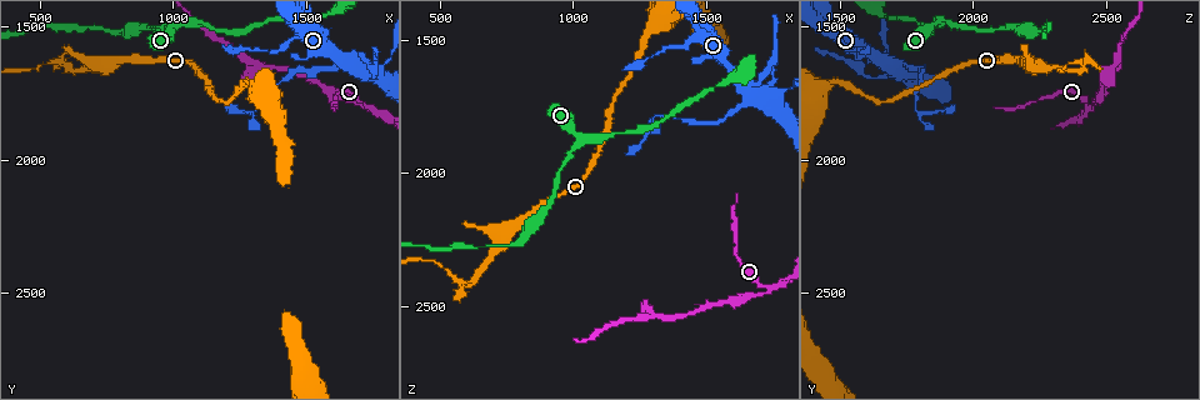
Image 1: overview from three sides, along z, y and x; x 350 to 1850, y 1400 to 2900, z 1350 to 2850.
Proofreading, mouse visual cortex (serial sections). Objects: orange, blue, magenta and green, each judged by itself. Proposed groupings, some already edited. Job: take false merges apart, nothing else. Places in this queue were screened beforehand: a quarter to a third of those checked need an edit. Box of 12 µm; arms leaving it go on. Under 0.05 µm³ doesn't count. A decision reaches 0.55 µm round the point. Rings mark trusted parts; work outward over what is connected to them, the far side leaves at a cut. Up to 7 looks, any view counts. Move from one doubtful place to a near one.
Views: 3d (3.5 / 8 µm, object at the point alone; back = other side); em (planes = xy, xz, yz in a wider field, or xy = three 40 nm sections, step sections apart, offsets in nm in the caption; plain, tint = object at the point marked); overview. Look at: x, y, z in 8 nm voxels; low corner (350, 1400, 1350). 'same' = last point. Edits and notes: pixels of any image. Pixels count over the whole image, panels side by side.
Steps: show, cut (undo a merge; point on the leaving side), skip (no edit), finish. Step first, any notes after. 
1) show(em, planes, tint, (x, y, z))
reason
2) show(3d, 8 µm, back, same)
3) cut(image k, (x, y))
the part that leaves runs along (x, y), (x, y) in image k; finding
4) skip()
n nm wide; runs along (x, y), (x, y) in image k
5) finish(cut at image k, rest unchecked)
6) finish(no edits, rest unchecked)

show(3d, 3.5 µm, (1670, 1640, 1730))
arms run side by side

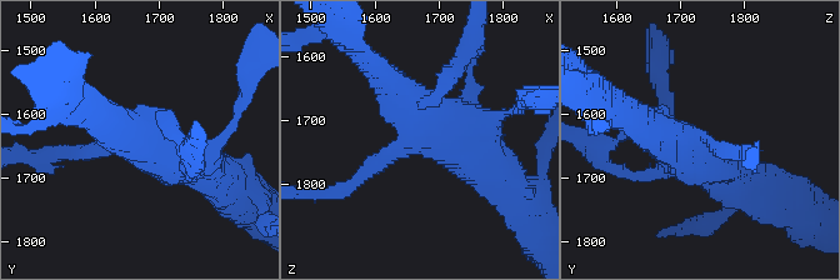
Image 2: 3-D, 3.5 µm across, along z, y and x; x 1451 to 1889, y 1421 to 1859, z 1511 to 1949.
show(em, xy, step 2, tint, (1670, 1645, 1720))

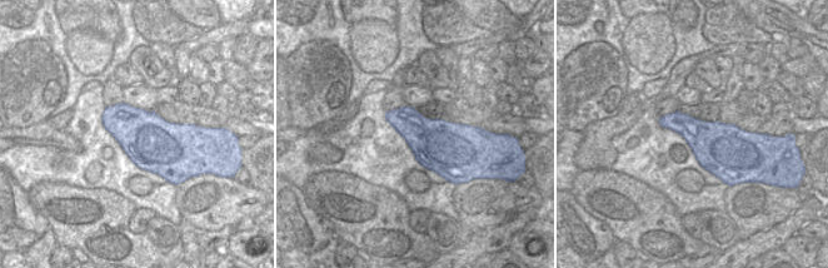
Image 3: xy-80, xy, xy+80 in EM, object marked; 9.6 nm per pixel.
skip()
runs along (368, 61), (418, 115), (483, 158) in image 2; one cell here

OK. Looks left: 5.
show(3d, 8 µm, (1320, 1820, 1780))
abrupt turn

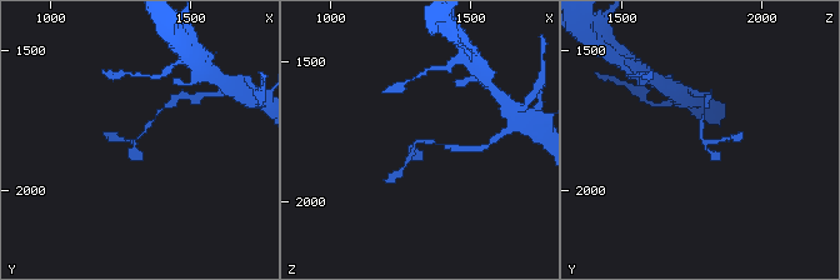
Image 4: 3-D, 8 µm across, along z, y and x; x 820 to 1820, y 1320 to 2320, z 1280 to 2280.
show(em, xy, step 2, tint, (1300, 1820, 1780))

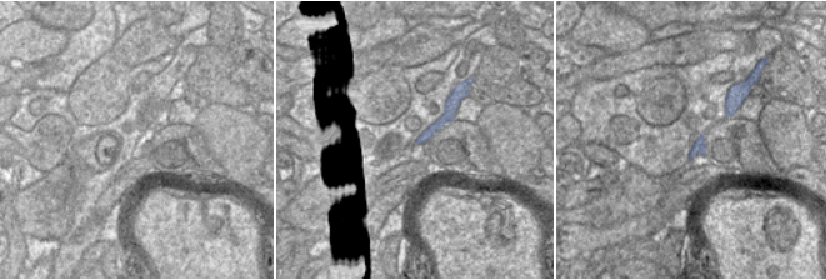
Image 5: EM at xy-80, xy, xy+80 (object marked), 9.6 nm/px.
skip()
one cell here

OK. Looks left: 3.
show(3d, 8 µm, back, (1330, 1650, 2540))
abrupt turn

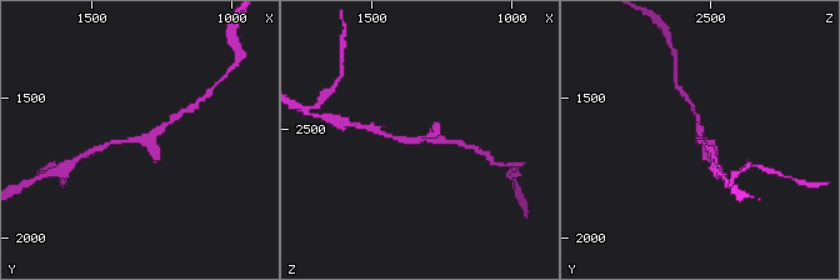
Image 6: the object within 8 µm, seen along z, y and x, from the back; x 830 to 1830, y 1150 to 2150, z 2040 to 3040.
show(em, xy, step 2, tint, (1330, 1650, 2550))

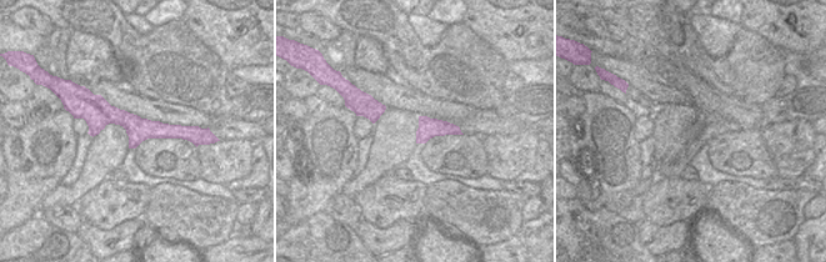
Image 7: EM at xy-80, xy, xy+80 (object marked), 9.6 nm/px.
skip()
runs along (84, 115), (189, 134) in image 7; all the same cell

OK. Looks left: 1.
finish(no edits, rest unchecked)

